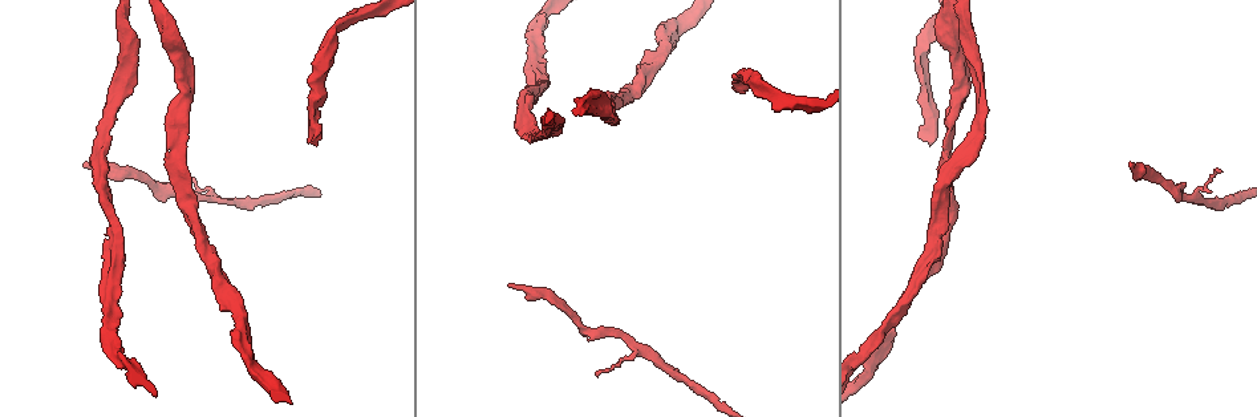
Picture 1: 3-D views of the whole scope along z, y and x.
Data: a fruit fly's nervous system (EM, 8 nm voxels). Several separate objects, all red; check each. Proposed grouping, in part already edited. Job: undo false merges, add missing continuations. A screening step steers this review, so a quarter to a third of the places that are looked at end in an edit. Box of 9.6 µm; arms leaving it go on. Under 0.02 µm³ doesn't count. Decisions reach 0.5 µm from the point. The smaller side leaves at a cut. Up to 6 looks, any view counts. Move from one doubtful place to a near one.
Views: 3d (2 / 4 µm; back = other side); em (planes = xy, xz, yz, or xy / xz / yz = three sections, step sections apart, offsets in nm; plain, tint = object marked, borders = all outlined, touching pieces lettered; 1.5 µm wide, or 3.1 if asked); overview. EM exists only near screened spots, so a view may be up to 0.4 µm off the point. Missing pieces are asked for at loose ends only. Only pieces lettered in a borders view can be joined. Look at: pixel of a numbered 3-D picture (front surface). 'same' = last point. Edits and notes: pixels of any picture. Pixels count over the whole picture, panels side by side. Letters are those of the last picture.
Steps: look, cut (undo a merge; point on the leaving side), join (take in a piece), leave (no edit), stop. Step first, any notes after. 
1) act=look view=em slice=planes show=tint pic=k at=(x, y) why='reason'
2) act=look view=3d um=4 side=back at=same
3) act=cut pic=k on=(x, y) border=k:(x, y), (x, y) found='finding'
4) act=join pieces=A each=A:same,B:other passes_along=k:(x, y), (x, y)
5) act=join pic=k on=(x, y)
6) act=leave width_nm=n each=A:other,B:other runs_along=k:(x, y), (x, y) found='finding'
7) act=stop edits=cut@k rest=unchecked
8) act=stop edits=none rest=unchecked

act=look view=em slice=xy step=8 show=tint pic=1 at=(1223, 171) why='free end'

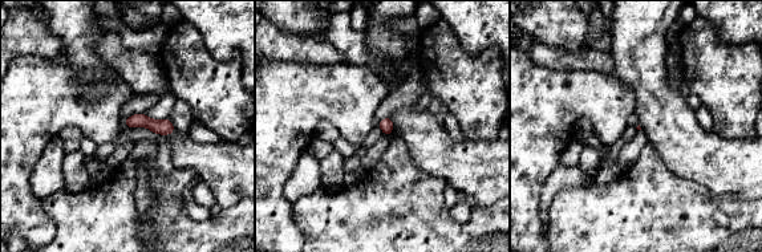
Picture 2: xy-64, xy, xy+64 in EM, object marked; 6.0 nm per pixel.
act=look view=em slice=planes show=borders at=same

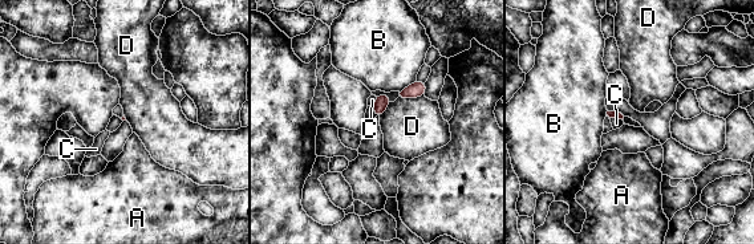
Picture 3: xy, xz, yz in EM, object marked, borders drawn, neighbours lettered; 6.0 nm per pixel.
act=leave longest_contact=D:170nm each=A:other,B:other,C:other,D:other found='none of them fits'

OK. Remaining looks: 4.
act=look view=em slice=yz step=8 show=tint pic=1 at=(930, 142) why='branch stops here'

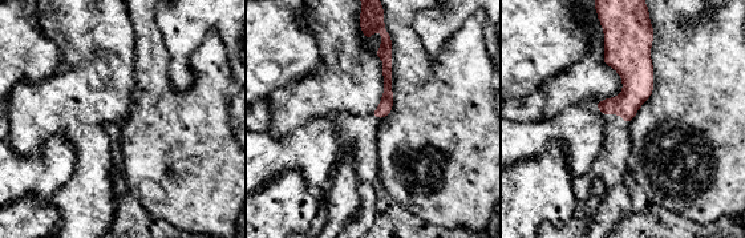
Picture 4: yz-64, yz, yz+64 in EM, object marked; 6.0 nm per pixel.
act=look view=em slice=planes show=borders at=same why='another direction'

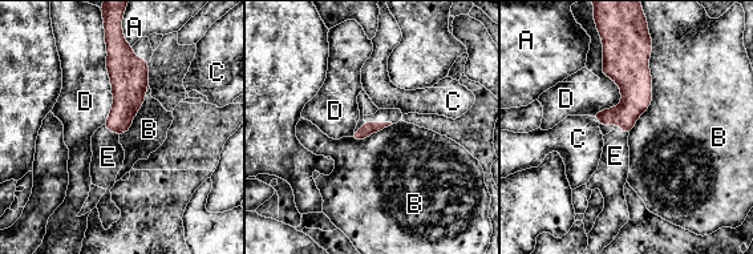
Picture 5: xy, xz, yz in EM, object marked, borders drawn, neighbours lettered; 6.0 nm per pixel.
act=join pic=5 on=(108, 157) longest_contact=B:600nm each=A:other,B:other,C:other,D:other,E:same found='the cell continues'

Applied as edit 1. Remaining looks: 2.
act=look view=overview

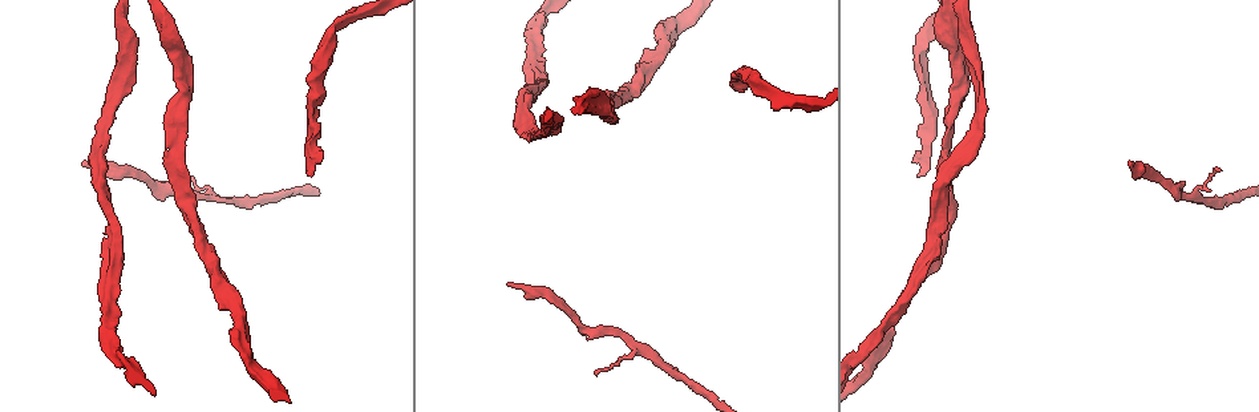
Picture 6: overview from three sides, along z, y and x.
act=look view=em slice=planes show=borders pic=6 at=(760, 90) why='narrows sharply'

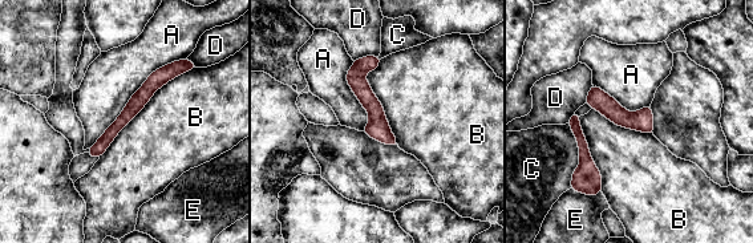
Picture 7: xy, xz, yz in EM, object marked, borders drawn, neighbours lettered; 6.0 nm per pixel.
act=leave width_nm=100 each=A:other,B:other,C:other,D:other,E:other runs_along=7:(181, 67), (165, 73), (92, 152) found='all the same cell'

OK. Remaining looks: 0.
act=stop edits=join@5 rest=unchecked

